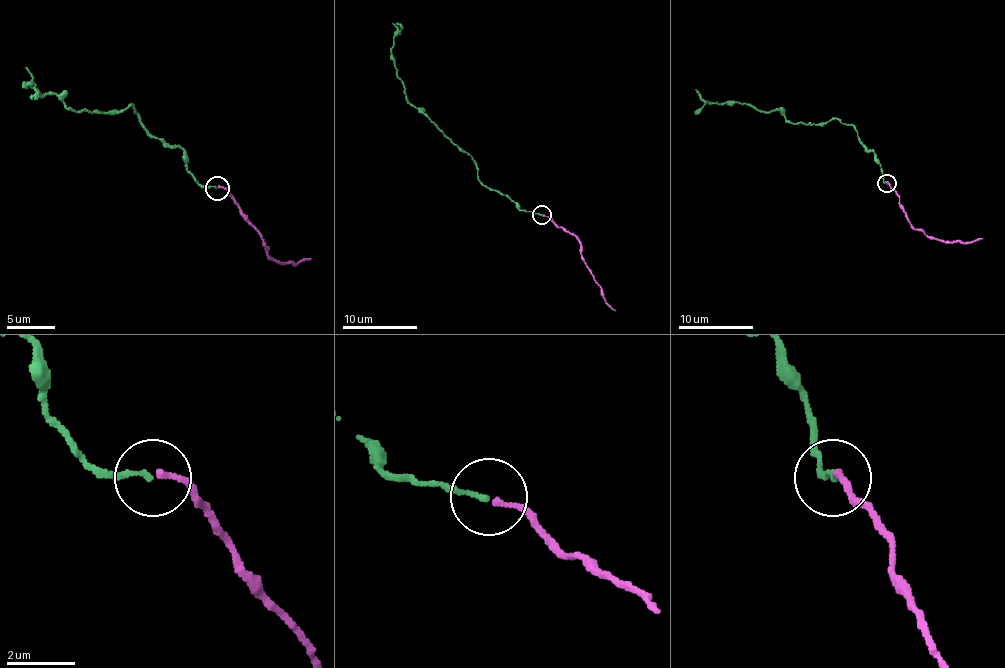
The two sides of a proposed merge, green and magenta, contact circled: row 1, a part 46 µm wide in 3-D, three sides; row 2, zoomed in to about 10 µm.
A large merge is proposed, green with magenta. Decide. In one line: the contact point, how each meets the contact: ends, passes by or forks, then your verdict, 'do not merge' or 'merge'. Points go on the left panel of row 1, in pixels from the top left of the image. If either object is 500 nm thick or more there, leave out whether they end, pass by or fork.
(217, 188) | green ends | magenta ends | merge

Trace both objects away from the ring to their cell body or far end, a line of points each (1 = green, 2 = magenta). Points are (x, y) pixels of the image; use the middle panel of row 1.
1: (541, 215), (519, 209), (478, 179), (474, 160), (407, 99), (392, 46), (401, 28), (397, 22)
2: (543, 215), (581, 243), (581, 256), (601, 288), (603, 299), (614, 310)

